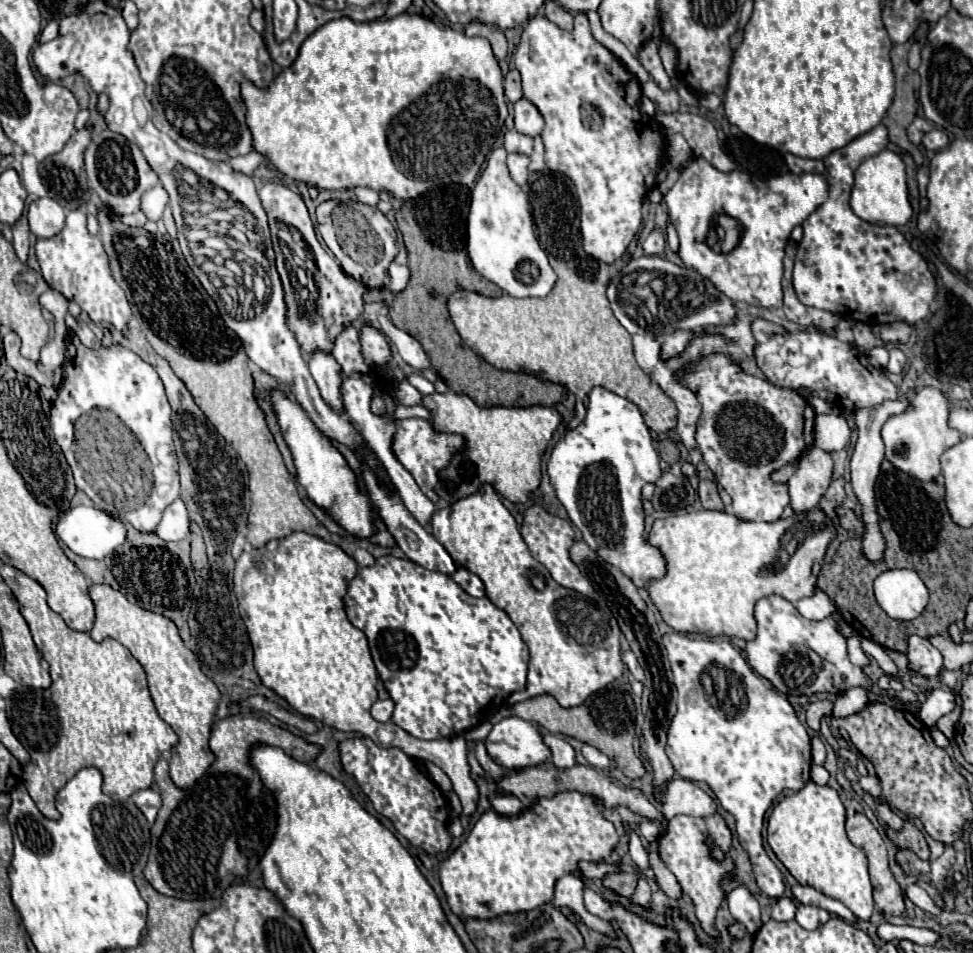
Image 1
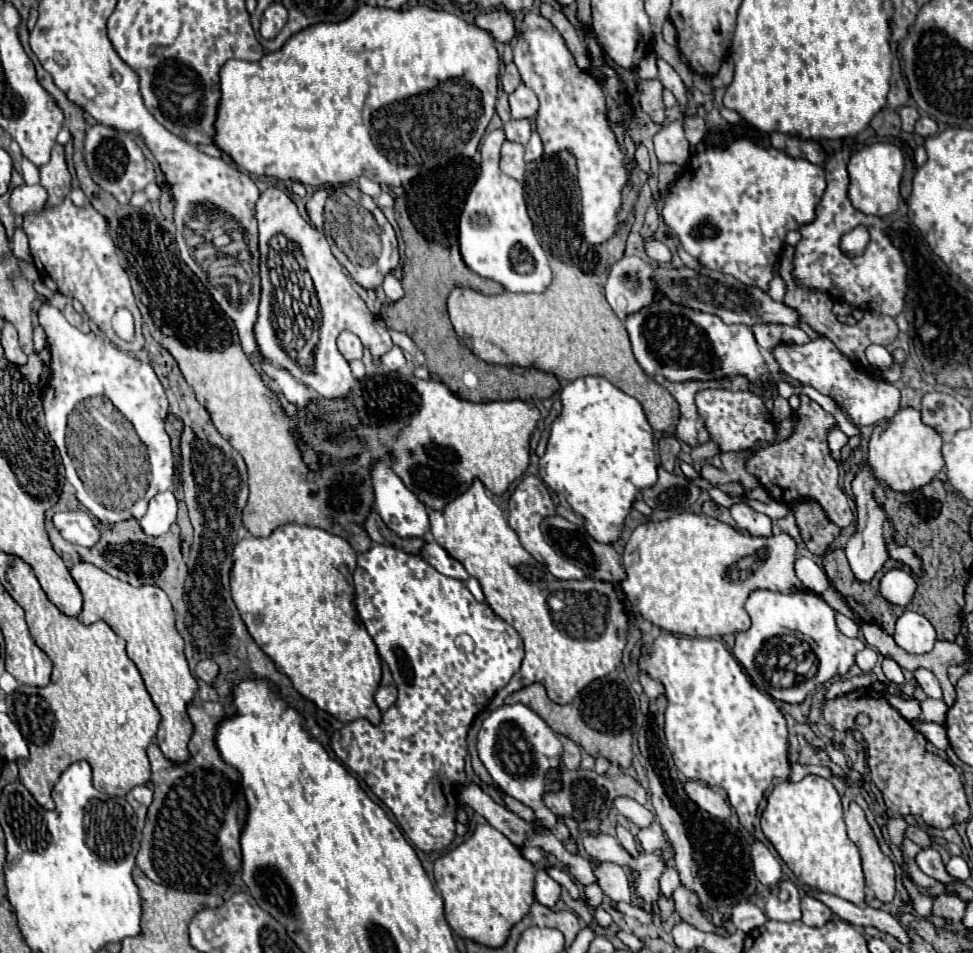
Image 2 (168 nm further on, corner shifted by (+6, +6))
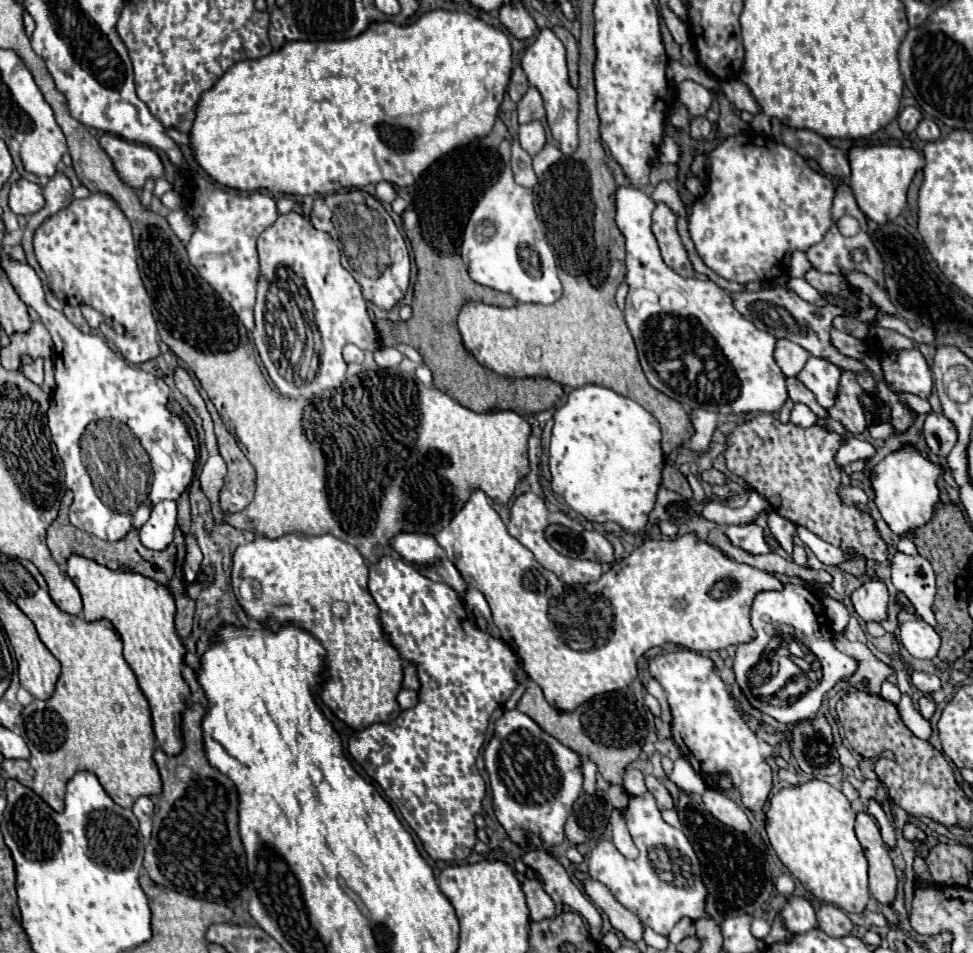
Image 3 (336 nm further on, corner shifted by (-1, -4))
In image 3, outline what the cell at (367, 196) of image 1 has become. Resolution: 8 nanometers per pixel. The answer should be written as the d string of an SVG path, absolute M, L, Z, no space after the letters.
M379 182L379 184L375 186L375 198L381 200L381 202L391 204L391 202L397 198L397 194L395 194L395 190L393 190L393 186L391 186L389 182Z

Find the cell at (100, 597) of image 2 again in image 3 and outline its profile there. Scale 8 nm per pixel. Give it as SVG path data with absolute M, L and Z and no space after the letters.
M73 554L67 560L67 564L69 564L67 574L75 582L83 598L83 618L87 622L105 618L115 626L119 638L123 640L123 656L127 664L131 666L131 670L135 672L139 680L139 688L151 706L151 718L153 718L157 744L163 748L163 752L167 752L167 756L177 756L183 750L183 736L181 736L179 724L183 718L183 708L187 706L187 700L191 698L191 690L181 674L183 664L185 664L185 646L181 644L175 632L175 602L173 602L171 592L151 578L145 578L141 574L131 574L131 572L115 572L77 554Z

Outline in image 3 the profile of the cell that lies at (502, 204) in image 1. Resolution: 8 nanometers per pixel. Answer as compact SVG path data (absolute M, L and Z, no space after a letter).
M509 140L499 146L503 172L475 206L461 244L461 258L473 282L511 294L517 302L553 304L561 296L555 256L533 210L533 192L513 180L509 168Z

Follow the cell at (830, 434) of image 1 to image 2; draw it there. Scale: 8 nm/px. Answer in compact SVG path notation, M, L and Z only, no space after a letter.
M836 428L836 430L830 430L830 436L828 436L828 448L830 448L830 456L834 460L840 460L840 452L842 448L848 444L848 436Z

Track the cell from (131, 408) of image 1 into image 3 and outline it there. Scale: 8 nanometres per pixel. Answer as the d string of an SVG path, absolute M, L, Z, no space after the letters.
M3 258L3 270L7 272L19 298L39 314L49 334L57 332L63 342L61 350L53 356L57 388L51 395L47 418L53 442L57 444L65 466L65 484L75 494L69 520L75 528L91 532L101 540L121 540L131 528L141 528L147 522L151 508L159 500L179 500L179 496L187 490L197 460L193 438L189 436L181 418L167 410L169 388L161 378L129 364L121 354L109 348L103 336L83 334L65 318L63 312L47 306L41 280L29 264Z

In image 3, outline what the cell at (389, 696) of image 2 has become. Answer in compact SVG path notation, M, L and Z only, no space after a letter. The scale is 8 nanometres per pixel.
M401 690L397 696L397 704L401 710L413 708L417 704L417 692L415 690Z

